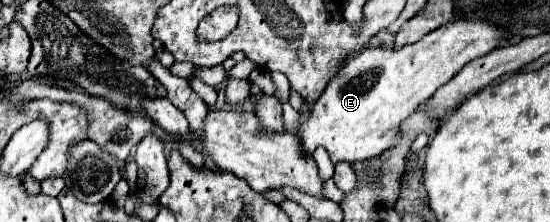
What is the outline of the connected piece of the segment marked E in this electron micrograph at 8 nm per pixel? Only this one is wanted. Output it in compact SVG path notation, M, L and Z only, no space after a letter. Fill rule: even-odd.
M451 21L417 43L397 49L373 47L349 59L331 79L321 99L313 103L309 117L299 123L297 135L301 151L311 157L317 147L325 147L333 163L367 161L389 149L399 135L399 123L409 117L417 105L457 75L469 61L493 51L503 33L493 31L487 21Z

